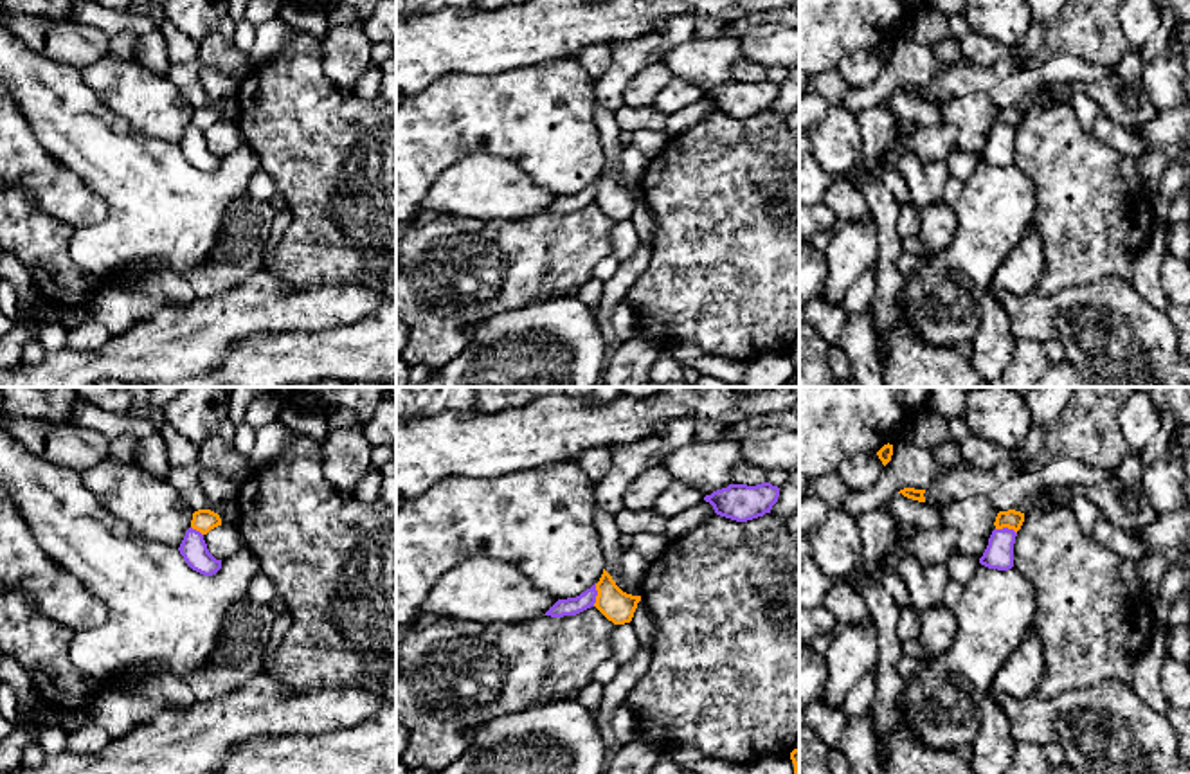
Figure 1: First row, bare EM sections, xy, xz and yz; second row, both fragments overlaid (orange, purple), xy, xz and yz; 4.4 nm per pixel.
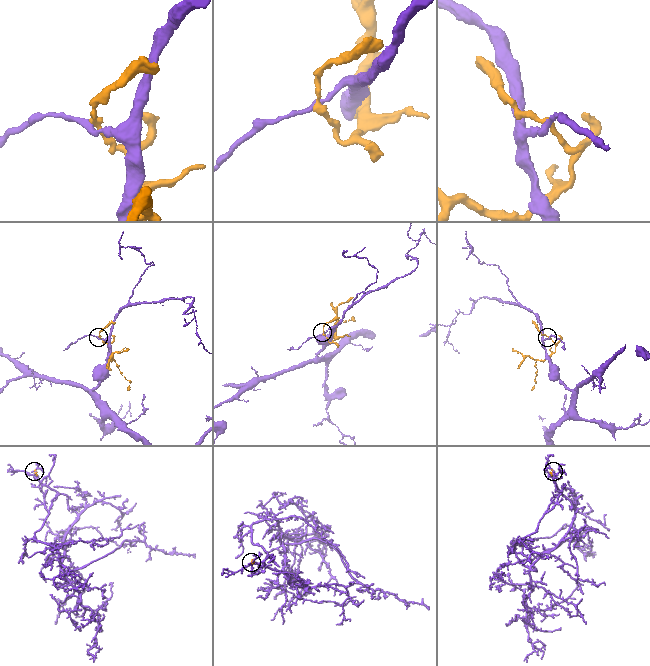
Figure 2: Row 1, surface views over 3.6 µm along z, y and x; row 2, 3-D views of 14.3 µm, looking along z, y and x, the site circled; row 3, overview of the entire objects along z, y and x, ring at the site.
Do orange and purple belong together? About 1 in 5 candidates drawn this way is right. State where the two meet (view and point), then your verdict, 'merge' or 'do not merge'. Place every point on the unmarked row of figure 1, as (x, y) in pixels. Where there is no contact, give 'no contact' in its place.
contact xz (598, 191); do not merge

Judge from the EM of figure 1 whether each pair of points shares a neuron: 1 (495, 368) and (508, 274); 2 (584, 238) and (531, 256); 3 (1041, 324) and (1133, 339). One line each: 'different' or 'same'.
1: different
2: same
3: same

